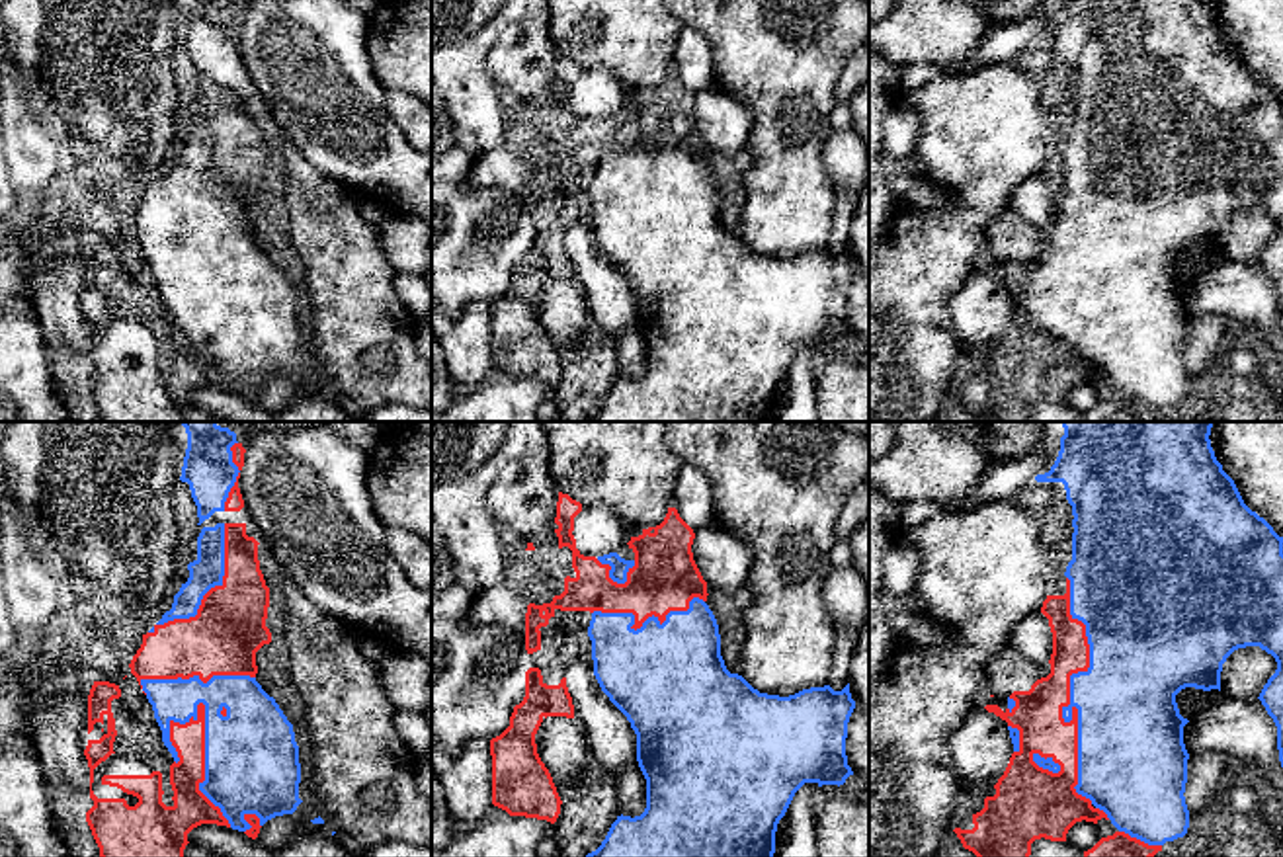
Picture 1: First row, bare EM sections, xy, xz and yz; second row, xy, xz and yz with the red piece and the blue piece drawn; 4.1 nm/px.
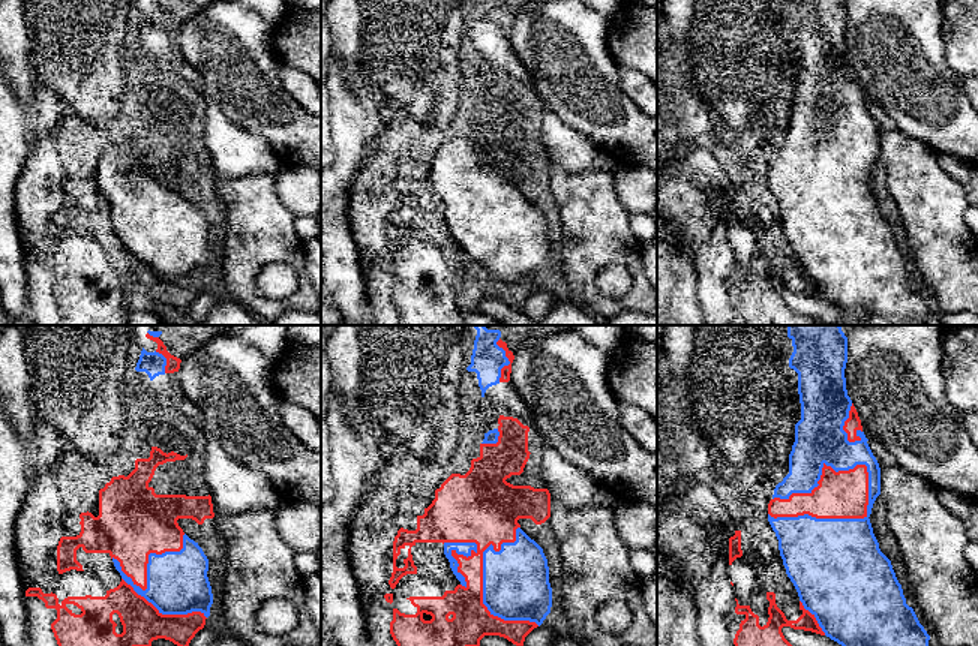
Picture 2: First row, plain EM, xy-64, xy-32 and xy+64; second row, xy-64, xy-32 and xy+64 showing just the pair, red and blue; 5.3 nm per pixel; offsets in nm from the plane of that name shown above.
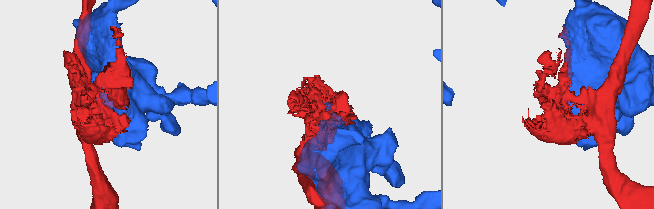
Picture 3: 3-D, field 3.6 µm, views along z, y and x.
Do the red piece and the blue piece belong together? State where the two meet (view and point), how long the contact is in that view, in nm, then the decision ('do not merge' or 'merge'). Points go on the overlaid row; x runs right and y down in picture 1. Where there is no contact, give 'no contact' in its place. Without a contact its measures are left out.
contact yz (1069, 688); length 950 nm; do not merge

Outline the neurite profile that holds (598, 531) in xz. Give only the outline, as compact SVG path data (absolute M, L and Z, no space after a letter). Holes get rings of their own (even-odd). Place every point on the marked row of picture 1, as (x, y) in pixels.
M600 502L582 504L582 511L574 517L572 535L584 556L619 554L633 533L635 529Z

